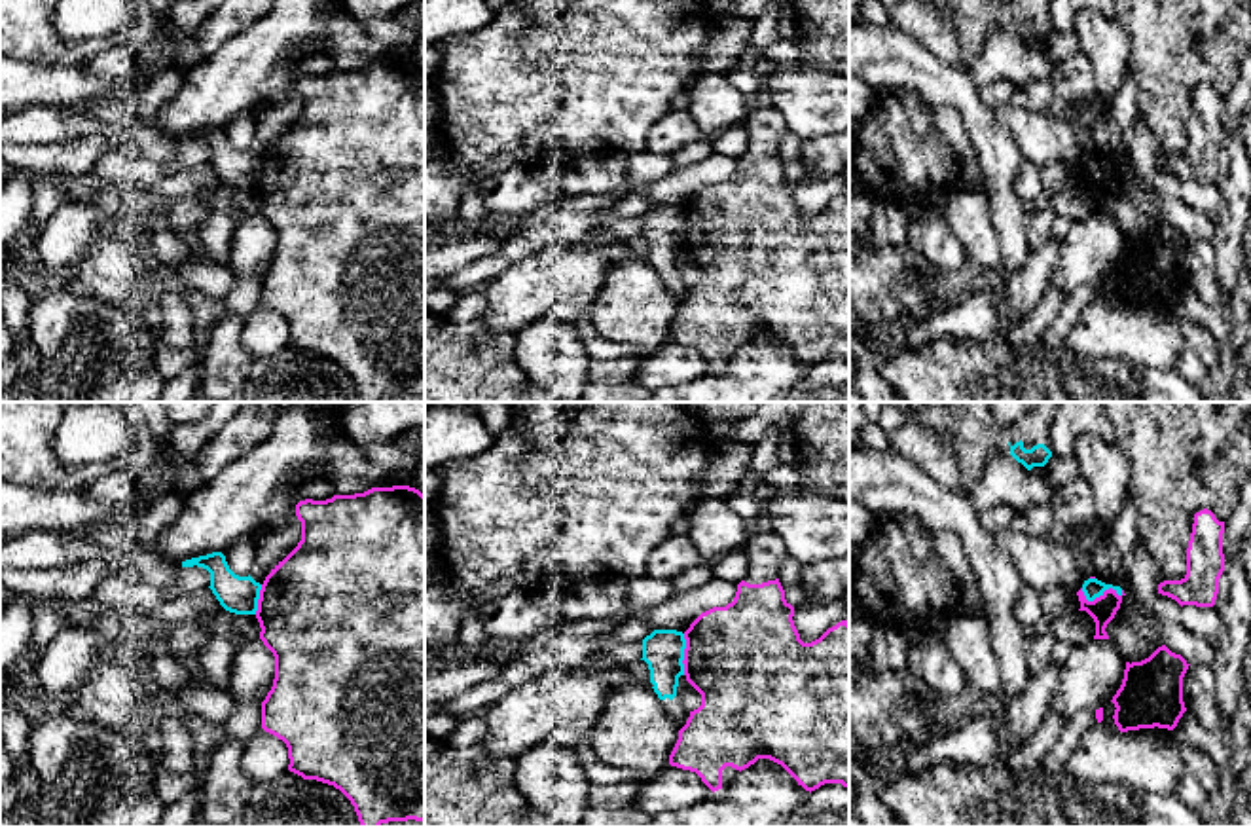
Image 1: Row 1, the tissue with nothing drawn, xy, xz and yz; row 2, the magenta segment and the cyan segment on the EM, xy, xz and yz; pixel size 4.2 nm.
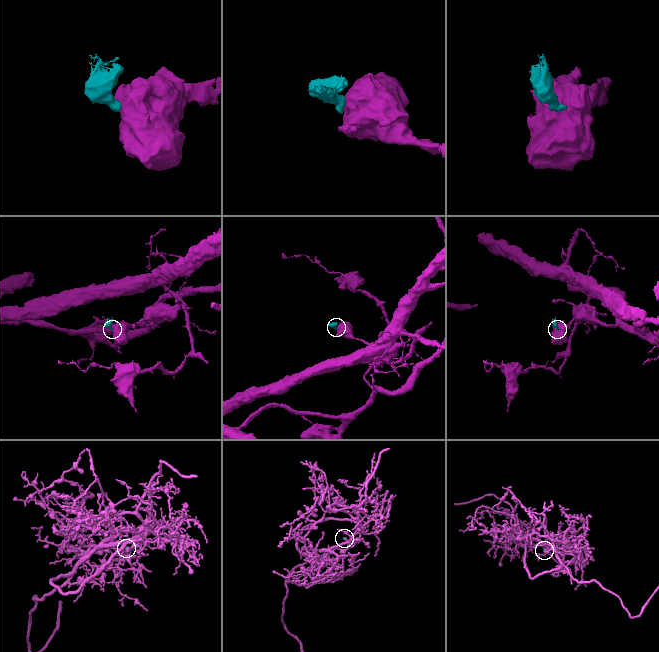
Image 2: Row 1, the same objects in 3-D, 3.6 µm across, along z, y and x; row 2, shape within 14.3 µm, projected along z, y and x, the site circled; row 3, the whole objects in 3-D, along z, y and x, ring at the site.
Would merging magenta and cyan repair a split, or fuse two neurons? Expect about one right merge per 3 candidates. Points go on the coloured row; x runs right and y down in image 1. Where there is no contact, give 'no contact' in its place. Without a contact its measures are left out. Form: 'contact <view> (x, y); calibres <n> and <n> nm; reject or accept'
contact yz (1100, 596); calibres 110 and 90 nm; reject

